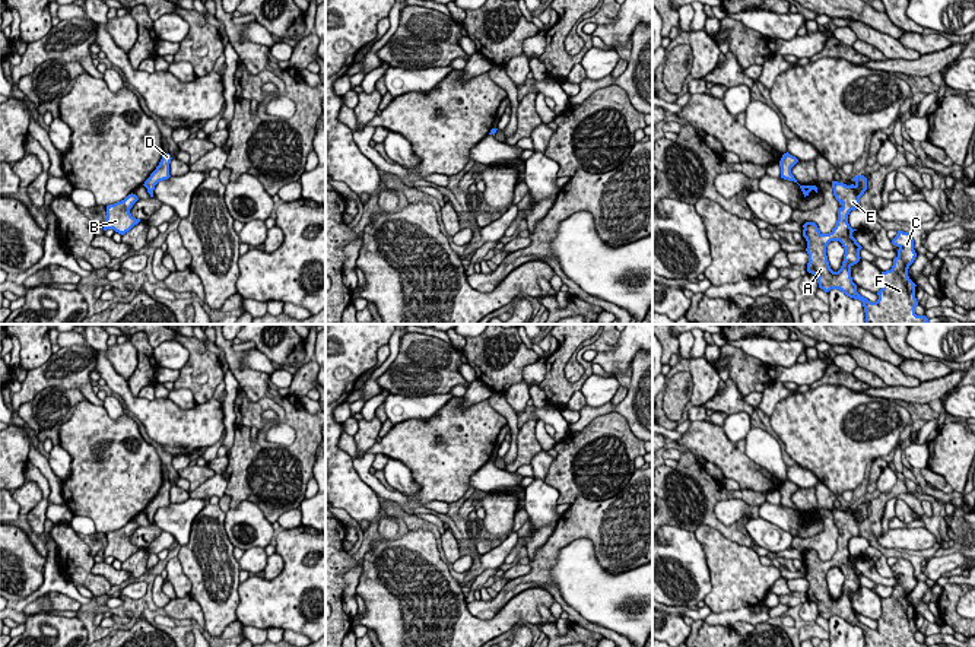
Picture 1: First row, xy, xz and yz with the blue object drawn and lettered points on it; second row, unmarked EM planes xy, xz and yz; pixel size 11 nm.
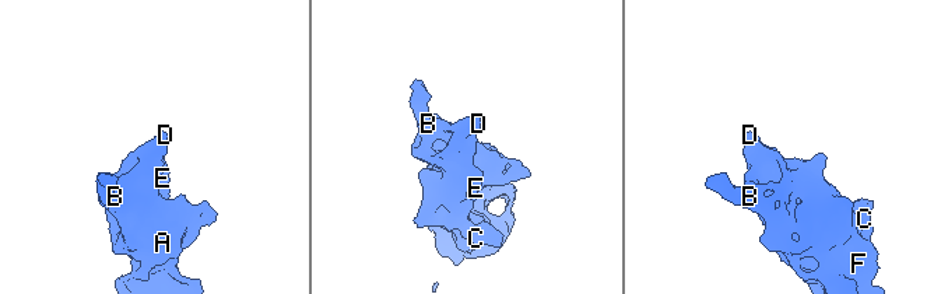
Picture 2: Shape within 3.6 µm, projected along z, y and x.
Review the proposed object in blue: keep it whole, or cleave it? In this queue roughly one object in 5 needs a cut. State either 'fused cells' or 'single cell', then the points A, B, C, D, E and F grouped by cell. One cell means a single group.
single cell; groups A B C D E F

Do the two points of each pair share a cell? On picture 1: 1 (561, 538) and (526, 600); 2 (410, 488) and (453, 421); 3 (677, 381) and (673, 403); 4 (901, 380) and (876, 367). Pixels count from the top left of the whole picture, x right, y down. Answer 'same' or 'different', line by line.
1: different
2: different
3: same
4: same

